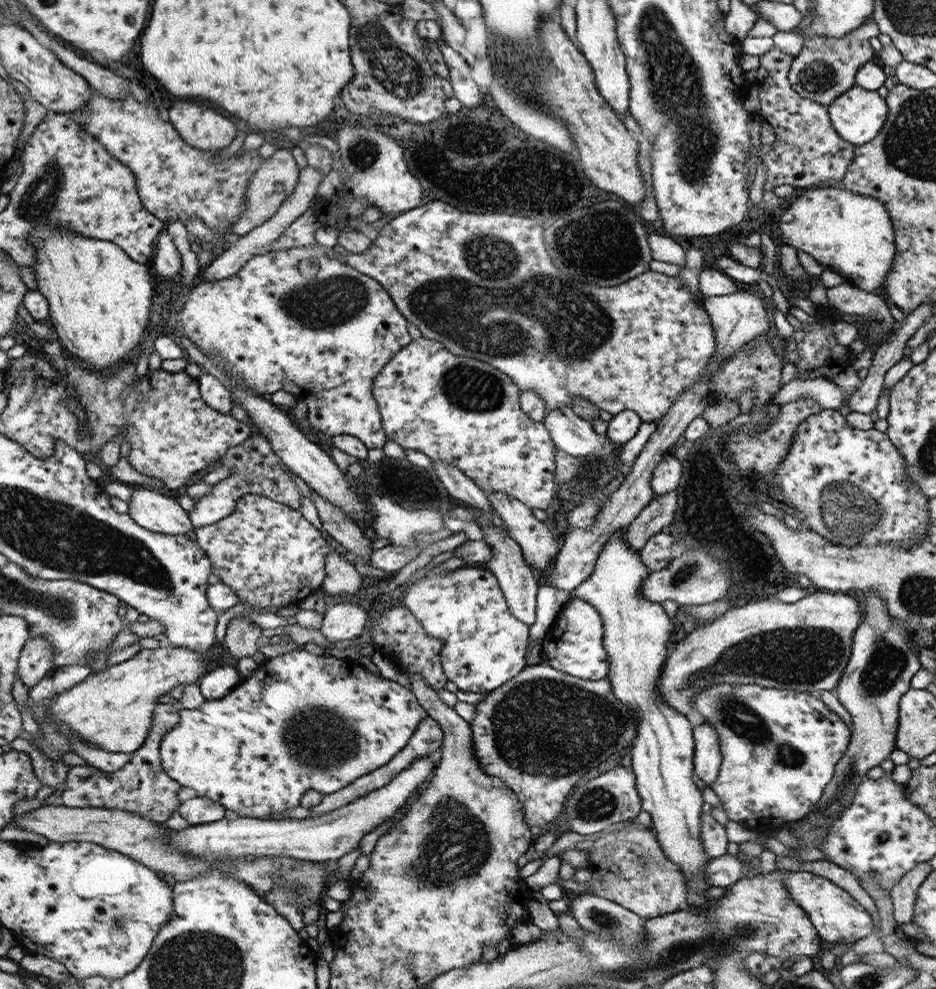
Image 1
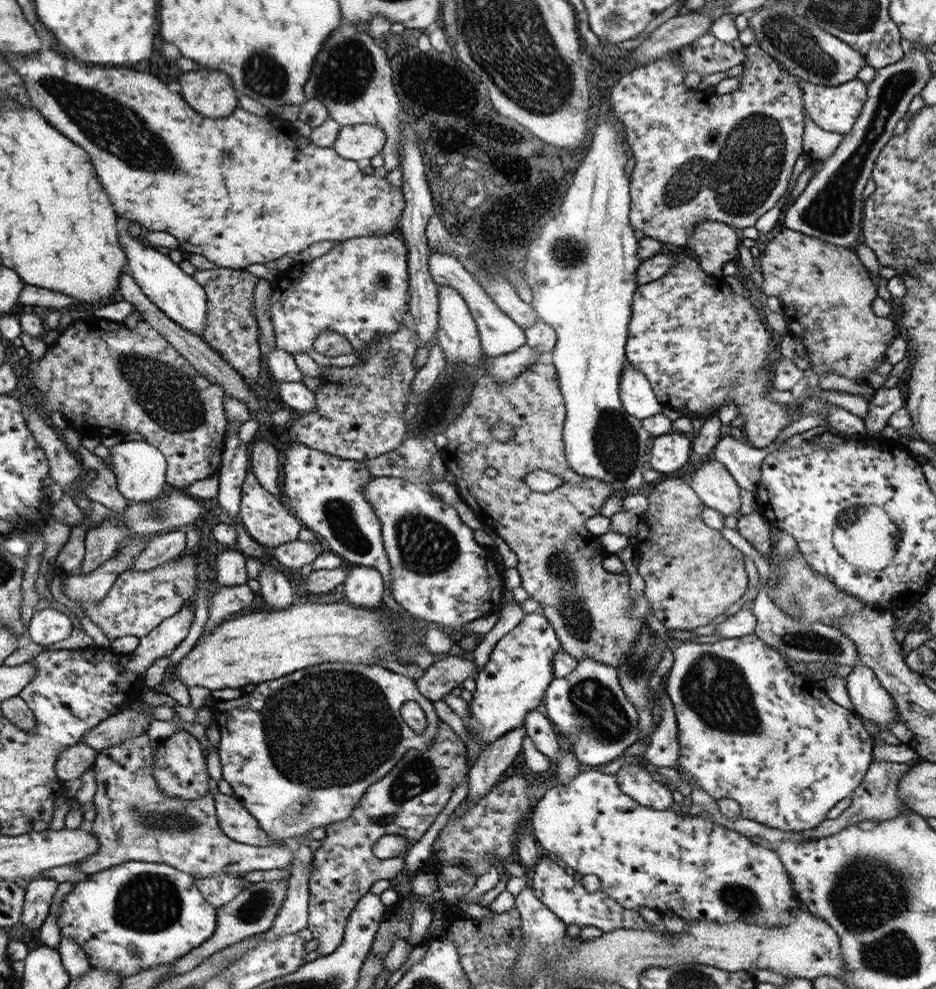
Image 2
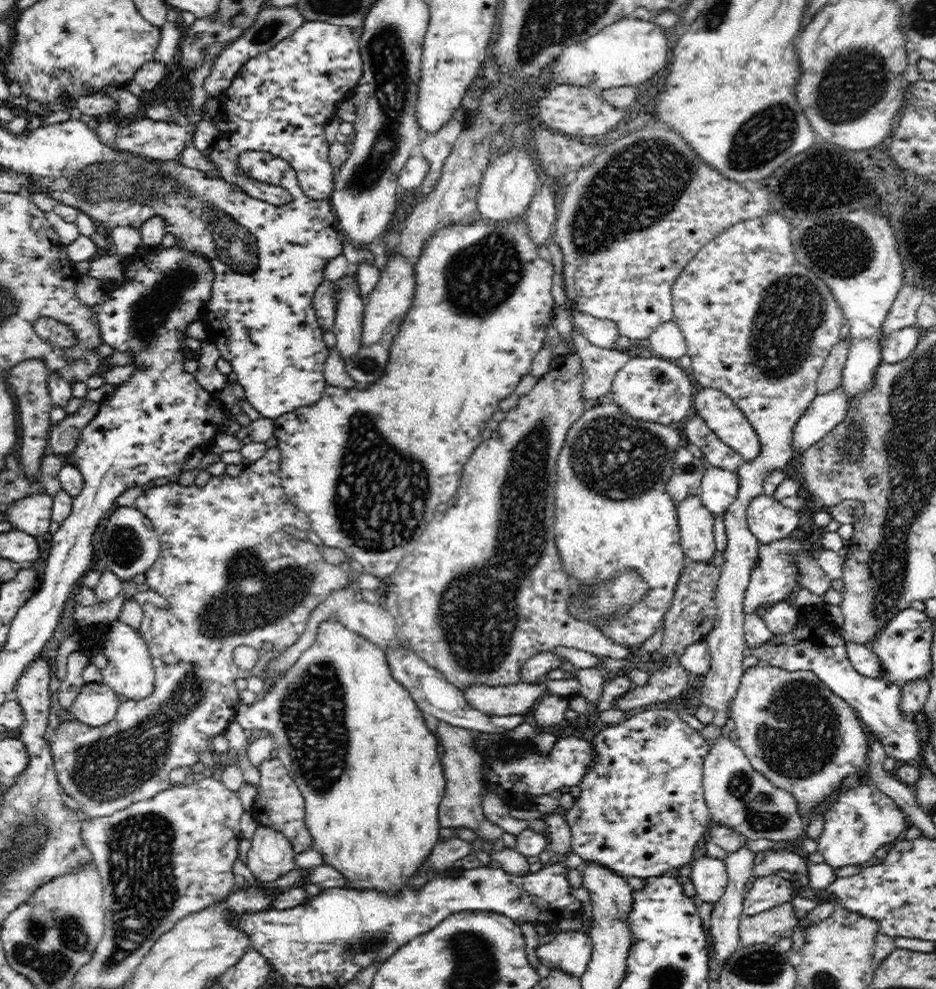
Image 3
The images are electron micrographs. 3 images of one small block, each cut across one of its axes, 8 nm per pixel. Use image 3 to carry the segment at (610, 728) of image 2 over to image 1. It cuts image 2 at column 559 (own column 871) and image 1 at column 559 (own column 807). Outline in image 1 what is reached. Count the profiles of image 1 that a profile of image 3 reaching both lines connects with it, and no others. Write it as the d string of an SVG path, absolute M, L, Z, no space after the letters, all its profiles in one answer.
M571 599L558 614L552 628L541 641L545 663L575 678L598 681L606 678L610 661L604 647L604 625L600 613L582 599Z

